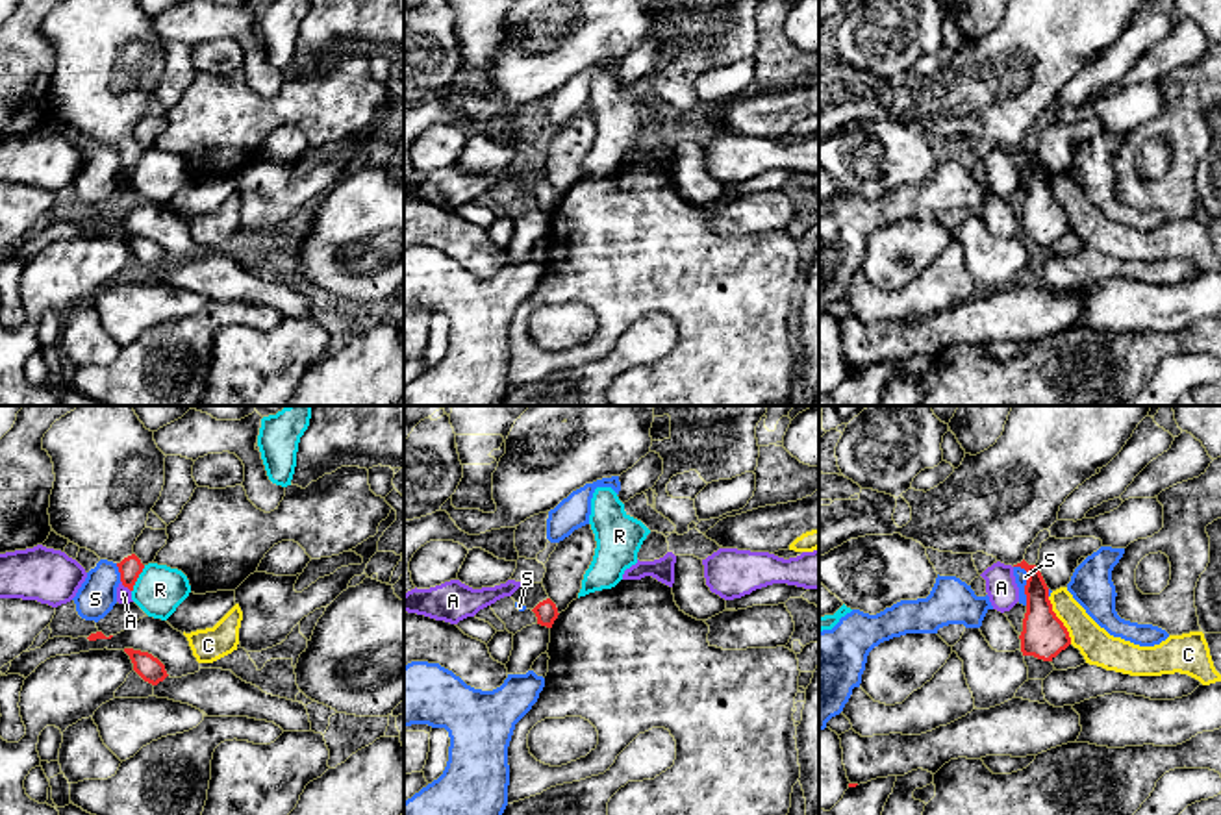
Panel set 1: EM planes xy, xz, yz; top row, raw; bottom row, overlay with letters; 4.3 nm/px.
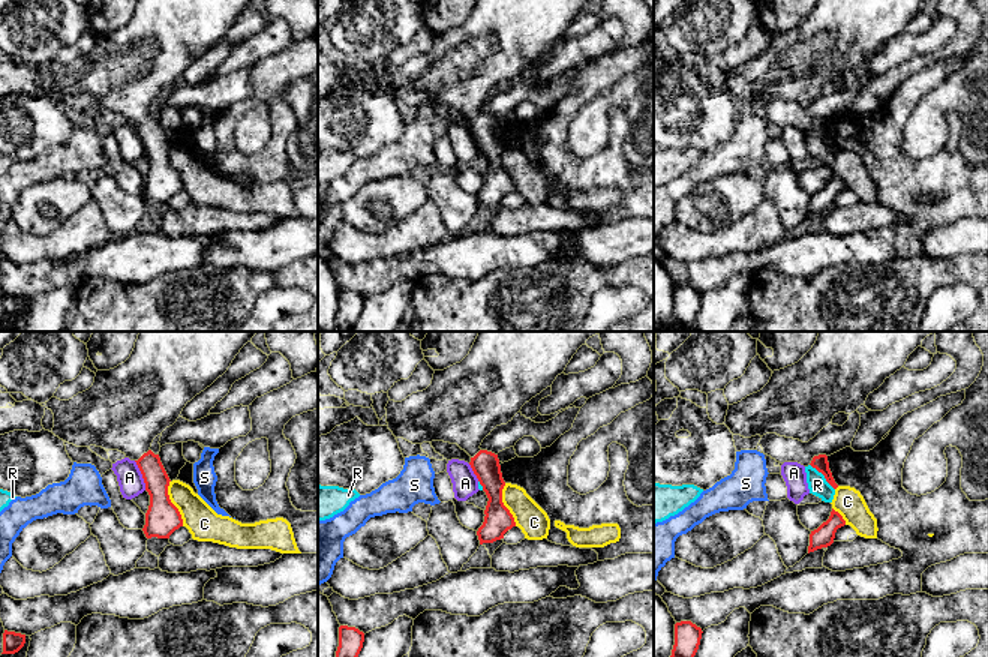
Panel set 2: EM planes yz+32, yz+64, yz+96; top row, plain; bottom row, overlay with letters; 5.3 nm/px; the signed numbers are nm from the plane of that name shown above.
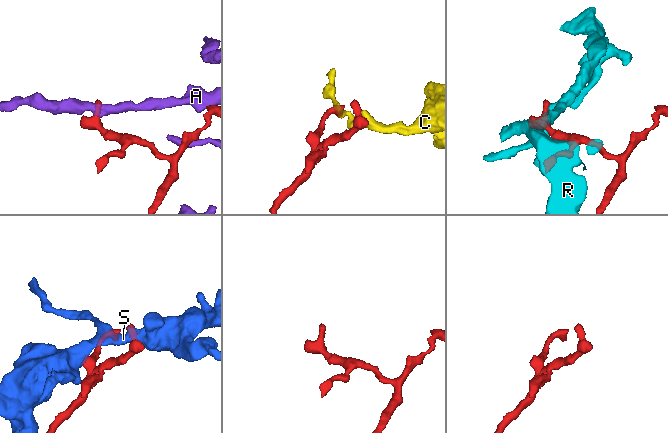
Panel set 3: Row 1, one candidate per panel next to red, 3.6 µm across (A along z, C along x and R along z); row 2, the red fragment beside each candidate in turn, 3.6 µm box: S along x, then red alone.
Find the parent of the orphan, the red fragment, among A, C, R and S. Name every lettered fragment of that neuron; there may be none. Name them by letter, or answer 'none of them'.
none of them

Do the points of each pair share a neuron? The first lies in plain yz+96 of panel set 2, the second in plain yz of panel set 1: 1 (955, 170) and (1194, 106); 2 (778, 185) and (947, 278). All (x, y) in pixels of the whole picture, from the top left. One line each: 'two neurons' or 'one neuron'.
1: one neuron
2: two neurons

